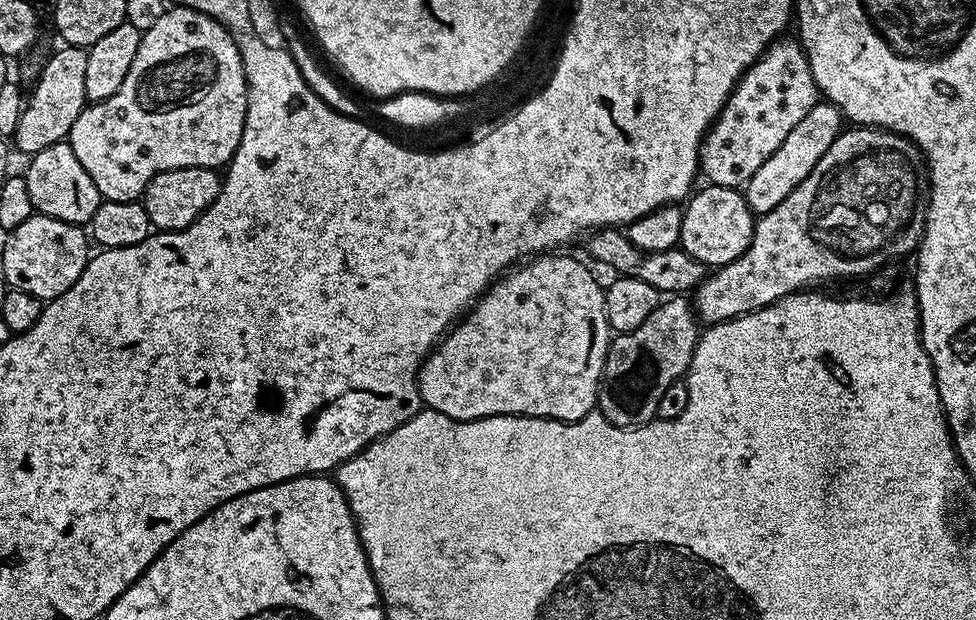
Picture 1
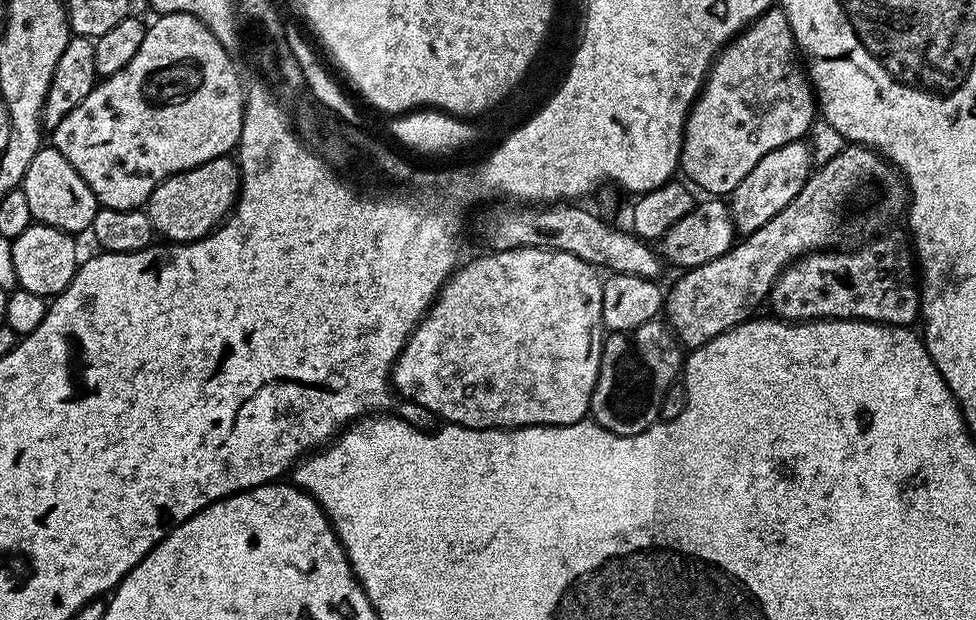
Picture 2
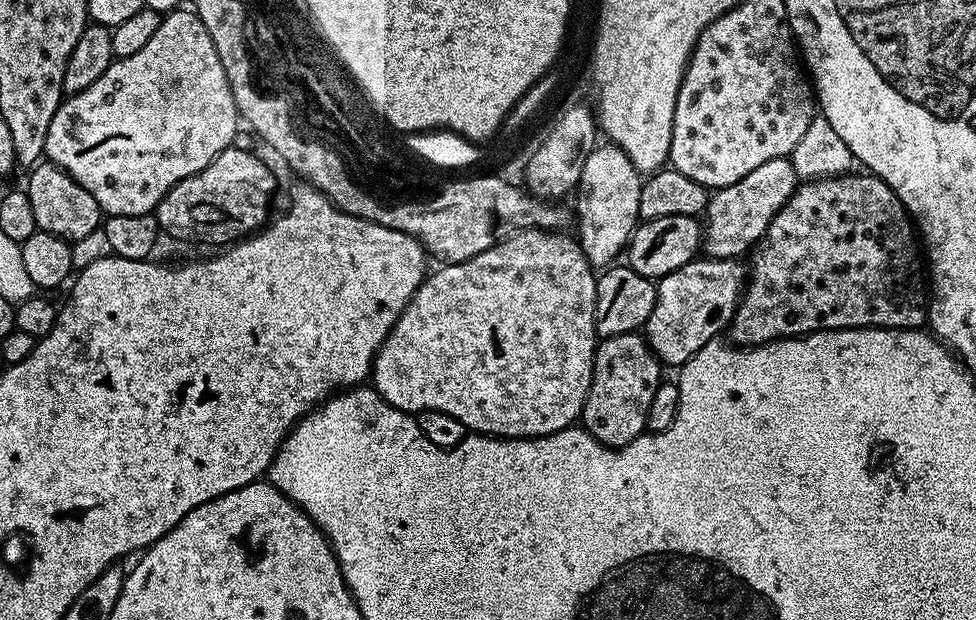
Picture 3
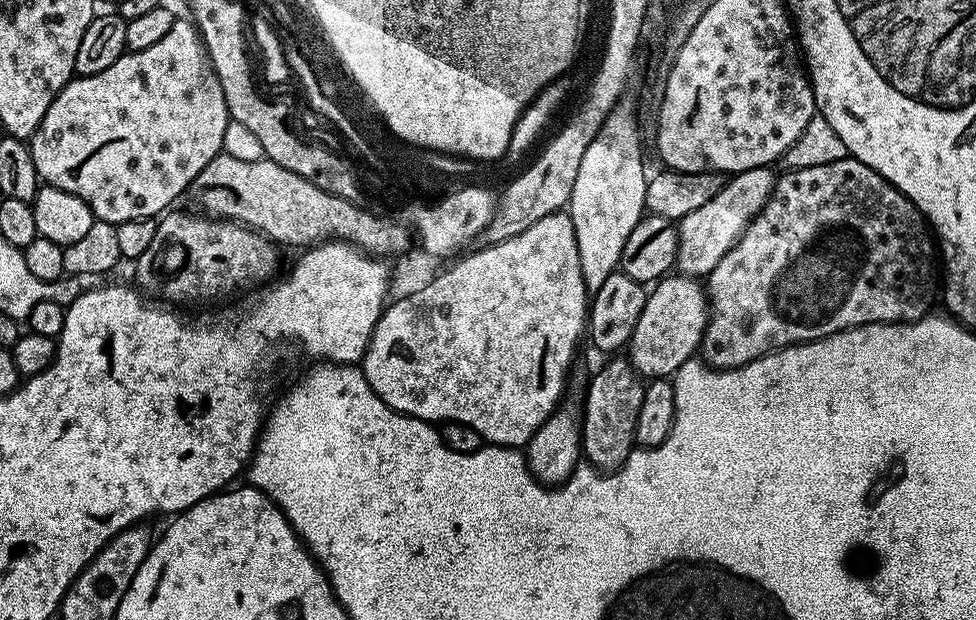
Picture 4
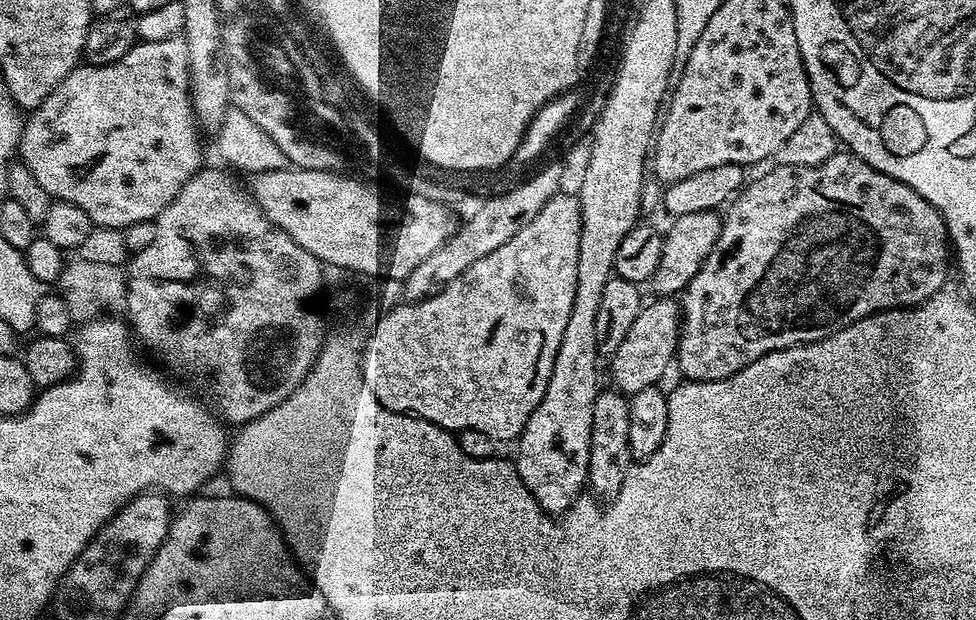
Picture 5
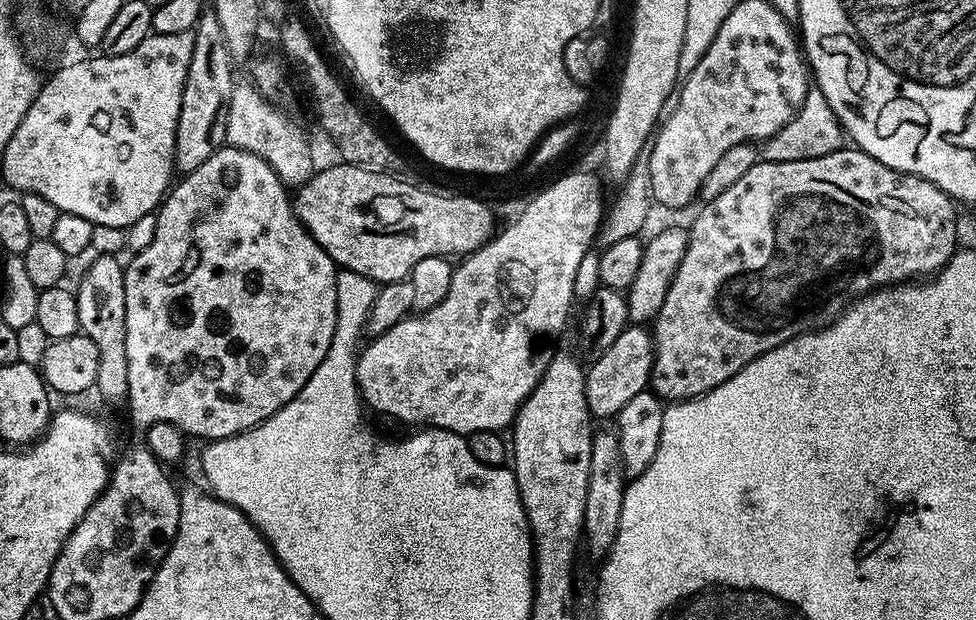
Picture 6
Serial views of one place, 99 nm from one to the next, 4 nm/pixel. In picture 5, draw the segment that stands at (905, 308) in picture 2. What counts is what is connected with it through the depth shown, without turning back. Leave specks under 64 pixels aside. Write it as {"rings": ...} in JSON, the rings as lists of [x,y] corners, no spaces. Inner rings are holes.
{"rings":[[[847,150],[837,151],[835,155],[826,158],[824,162],[818,165],[780,165],[770,167],[769,172],[764,172],[756,181],[745,183],[740,189],[738,195],[727,205],[726,211],[723,213],[720,222],[720,233],[718,234],[718,242],[714,242],[711,254],[706,258],[706,262],[702,262],[702,266],[694,278],[690,278],[690,282],[684,287],[682,295],[679,297],[680,305],[680,341],[676,347],[675,367],[680,367],[680,372],[684,375],[685,381],[697,380],[698,382],[714,382],[715,380],[723,380],[724,378],[732,378],[734,374],[738,374],[738,370],[748,369],[752,364],[758,362],[758,358],[770,356],[773,352],[782,350],[783,348],[795,348],[797,346],[810,346],[815,340],[826,340],[830,334],[843,330],[851,324],[859,324],[862,318],[874,316],[888,312],[891,308],[915,308],[917,304],[926,302],[934,294],[938,294],[947,284],[948,280],[948,260],[950,264],[950,241],[948,239],[948,231],[944,225],[944,220],[940,216],[934,206],[930,206],[930,202],[926,202],[926,198],[922,198],[914,190],[910,190],[910,186],[906,186],[902,182],[898,182],[894,178],[890,178],[886,174],[879,172],[877,168],[871,168],[865,160],[860,160],[857,156],[853,156]]]}

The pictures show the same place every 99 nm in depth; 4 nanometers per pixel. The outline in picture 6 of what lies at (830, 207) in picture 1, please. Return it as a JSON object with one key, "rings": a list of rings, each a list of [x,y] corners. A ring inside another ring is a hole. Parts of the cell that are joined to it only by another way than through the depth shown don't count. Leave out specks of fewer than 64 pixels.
{"rings":[[[629,326],[614,338],[613,344],[600,356],[591,361],[592,369],[587,369],[584,385],[588,411],[593,417],[614,418],[634,398],[634,394],[645,391],[652,379],[652,333],[644,326]]]}

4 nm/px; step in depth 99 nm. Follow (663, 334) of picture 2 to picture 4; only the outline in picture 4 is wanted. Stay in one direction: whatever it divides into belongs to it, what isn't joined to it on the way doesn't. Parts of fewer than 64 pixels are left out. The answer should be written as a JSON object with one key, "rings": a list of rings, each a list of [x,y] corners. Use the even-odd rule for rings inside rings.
{"rings":[[[608,358],[592,376],[582,407],[580,443],[582,456],[601,473],[615,472],[624,467],[626,458],[636,444],[638,410],[642,410],[645,381],[627,358]]]}

